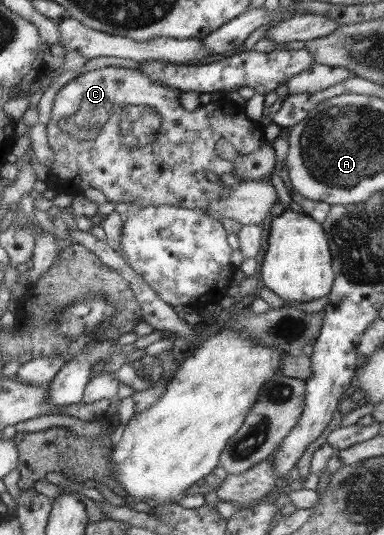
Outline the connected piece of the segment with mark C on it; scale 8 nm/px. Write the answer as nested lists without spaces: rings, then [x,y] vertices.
[[[105,66],[103,68],[98,68],[85,72],[84,75],[77,75],[75,79],[72,79],[66,83],[61,89],[57,91],[54,98],[54,105],[52,105],[52,110],[50,113],[50,121],[46,125],[46,136],[48,139],[48,146],[54,154],[53,162],[51,167],[48,168],[47,180],[54,182],[56,188],[58,188],[58,193],[68,193],[70,196],[75,197],[75,195],[80,195],[83,189],[87,187],[93,187],[94,189],[99,189],[107,201],[112,204],[115,203],[128,203],[132,204],[132,210],[138,211],[143,209],[144,206],[159,206],[159,205],[178,205],[178,207],[190,208],[193,210],[204,209],[208,203],[214,203],[214,201],[220,201],[220,199],[226,199],[230,195],[230,188],[222,186],[221,184],[208,181],[206,176],[206,171],[213,171],[217,176],[233,171],[233,166],[230,162],[220,159],[214,151],[214,145],[218,139],[224,139],[236,150],[237,154],[249,155],[250,153],[257,151],[263,144],[268,144],[265,140],[263,133],[263,127],[254,121],[250,121],[245,117],[244,107],[236,105],[229,99],[224,97],[215,97],[204,99],[202,106],[192,112],[186,112],[179,105],[179,96],[181,93],[171,89],[170,87],[163,87],[155,83],[154,80],[149,79],[144,72],[140,72],[137,69]]]

